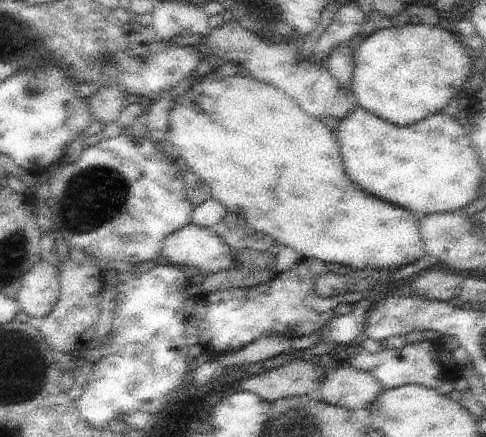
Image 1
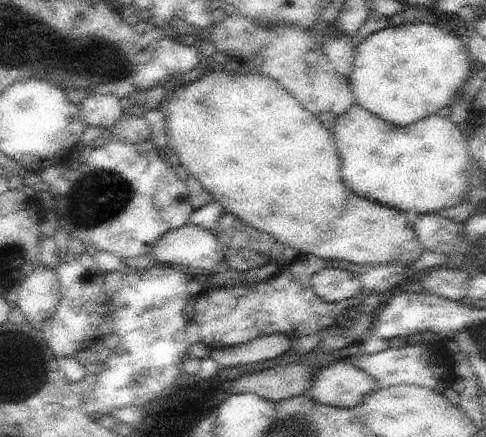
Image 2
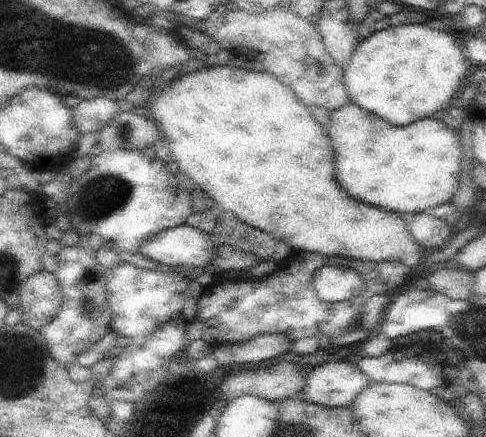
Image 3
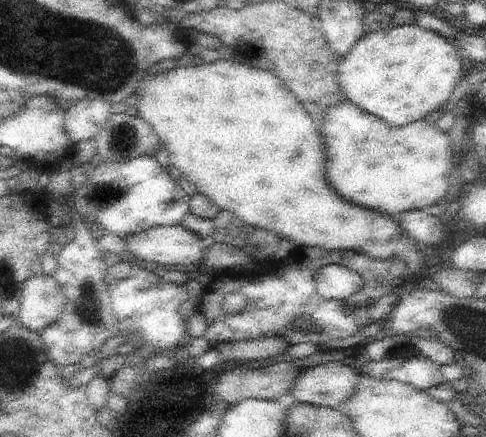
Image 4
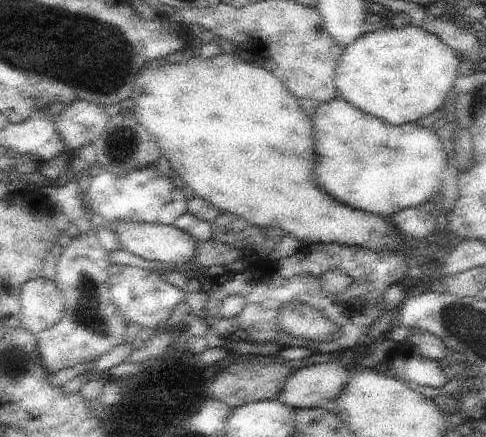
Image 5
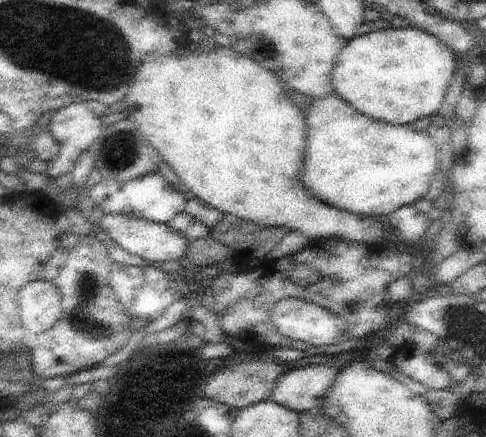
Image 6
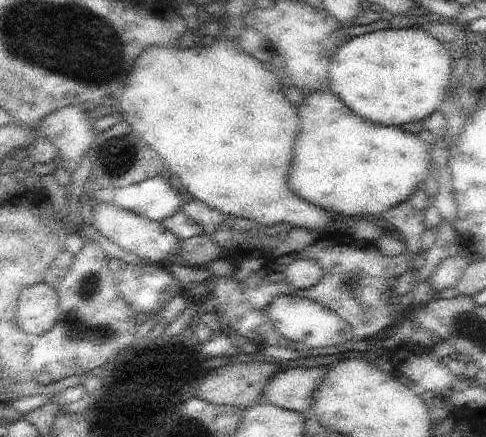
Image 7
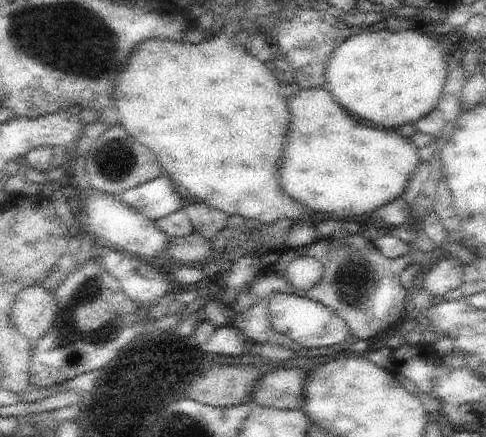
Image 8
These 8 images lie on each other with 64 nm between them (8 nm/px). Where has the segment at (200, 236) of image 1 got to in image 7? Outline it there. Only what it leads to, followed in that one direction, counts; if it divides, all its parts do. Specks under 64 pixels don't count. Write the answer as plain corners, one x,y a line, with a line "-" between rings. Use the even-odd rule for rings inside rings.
97,204
93,208
93,218
91,218
91,226
95,230
99,230
101,236
109,238
113,244
117,244
119,248
123,248
125,252
131,252
135,256
139,256
143,262
151,262
157,264
161,260
167,260
169,256
179,252
179,244
181,240
169,232
167,228
163,228
161,222
143,218
131,210
121,210
113,204

